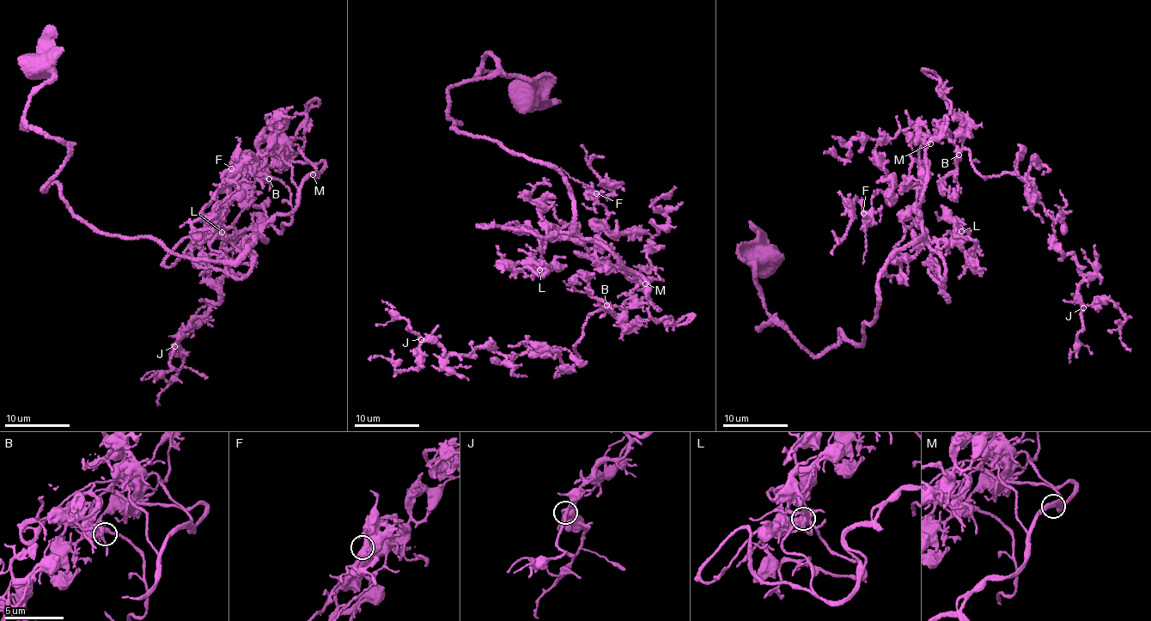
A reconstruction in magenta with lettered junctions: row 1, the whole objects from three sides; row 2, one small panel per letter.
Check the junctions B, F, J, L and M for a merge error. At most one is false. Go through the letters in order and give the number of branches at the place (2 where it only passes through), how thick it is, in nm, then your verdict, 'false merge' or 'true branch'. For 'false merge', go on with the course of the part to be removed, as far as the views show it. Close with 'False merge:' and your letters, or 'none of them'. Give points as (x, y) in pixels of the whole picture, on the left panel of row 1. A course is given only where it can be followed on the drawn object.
B: 3 | 240 nm | true branch
F: 2 | 480 nm | true branch
J: 3 | 260 nm | true branch
L: 3 | 420 nm | true branch
M: 2 | 400 nm | true branch
False merge: none of them

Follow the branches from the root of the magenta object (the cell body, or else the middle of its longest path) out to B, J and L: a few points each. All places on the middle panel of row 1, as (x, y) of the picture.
B: (522, 92), (488, 54), (497, 71), (449, 88), (452, 126), (563, 176), (572, 231), (646, 284), (606, 305)
J: (522, 92), (488, 54), (452, 126), (561, 174), (572, 231), (649, 300), (589, 314), (577, 356), (421, 339)
L: (522, 92), (488, 54), (449, 115), (567, 182), (569, 232), (523, 228), (539, 270)

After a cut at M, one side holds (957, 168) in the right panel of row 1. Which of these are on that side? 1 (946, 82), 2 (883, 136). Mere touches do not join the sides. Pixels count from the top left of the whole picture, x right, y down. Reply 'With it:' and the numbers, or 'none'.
With it: 1

